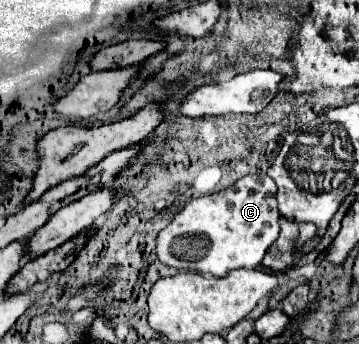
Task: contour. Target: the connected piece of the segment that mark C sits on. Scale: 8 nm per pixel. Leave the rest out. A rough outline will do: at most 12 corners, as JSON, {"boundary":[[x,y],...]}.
{"boundary":[[248,174],[190,200],[156,236],[162,264],[256,268],[278,238],[276,184]]}

